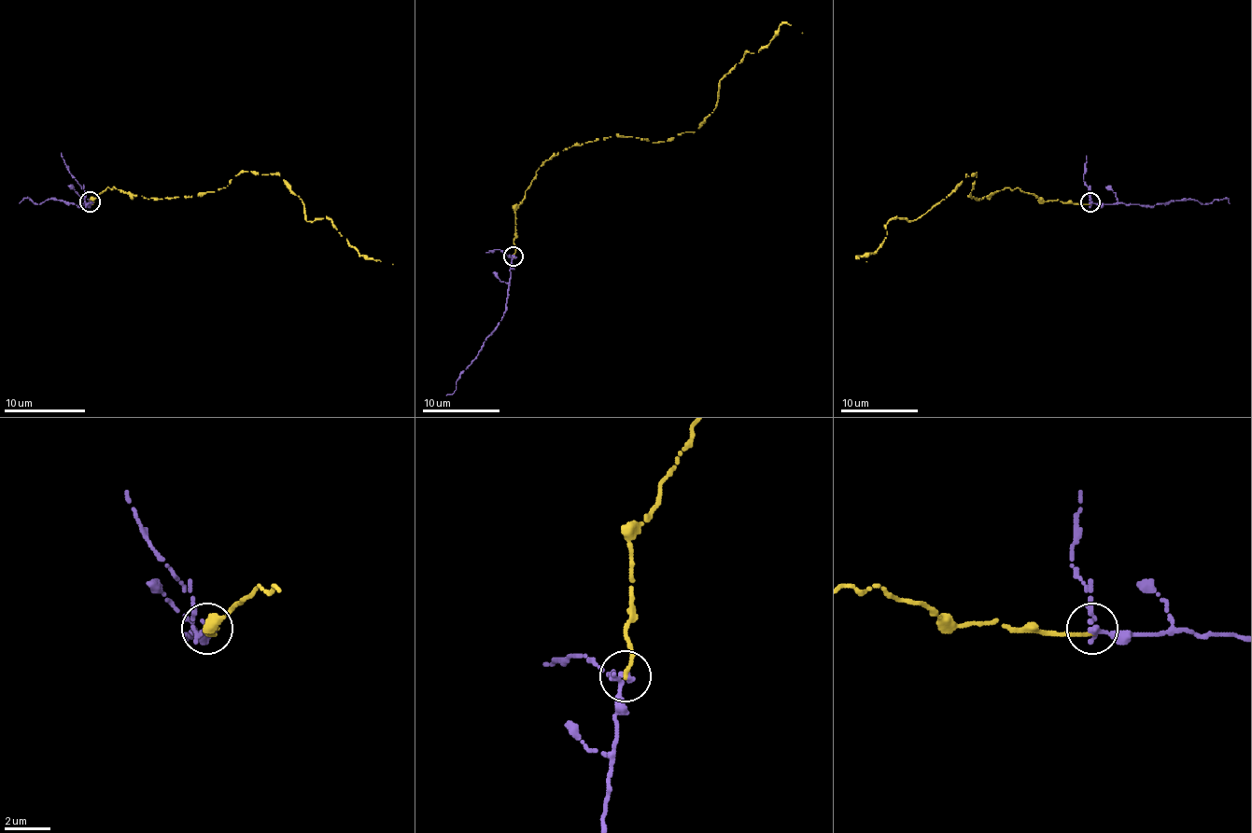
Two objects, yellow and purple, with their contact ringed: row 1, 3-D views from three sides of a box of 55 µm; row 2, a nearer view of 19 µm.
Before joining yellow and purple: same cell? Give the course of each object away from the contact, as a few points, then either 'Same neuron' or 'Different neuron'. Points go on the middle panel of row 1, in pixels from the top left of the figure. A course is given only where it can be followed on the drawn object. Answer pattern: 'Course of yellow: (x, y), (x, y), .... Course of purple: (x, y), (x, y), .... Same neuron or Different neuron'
Course of yellow: (513, 256), (514, 209), (557, 153), (692, 131), (744, 53), (783, 22), (803, 32). Course of purple: (513, 256), (503, 318), (484, 341), (476, 358), (462, 372), (457, 381), (457, 390), (446, 395). Same neuron

